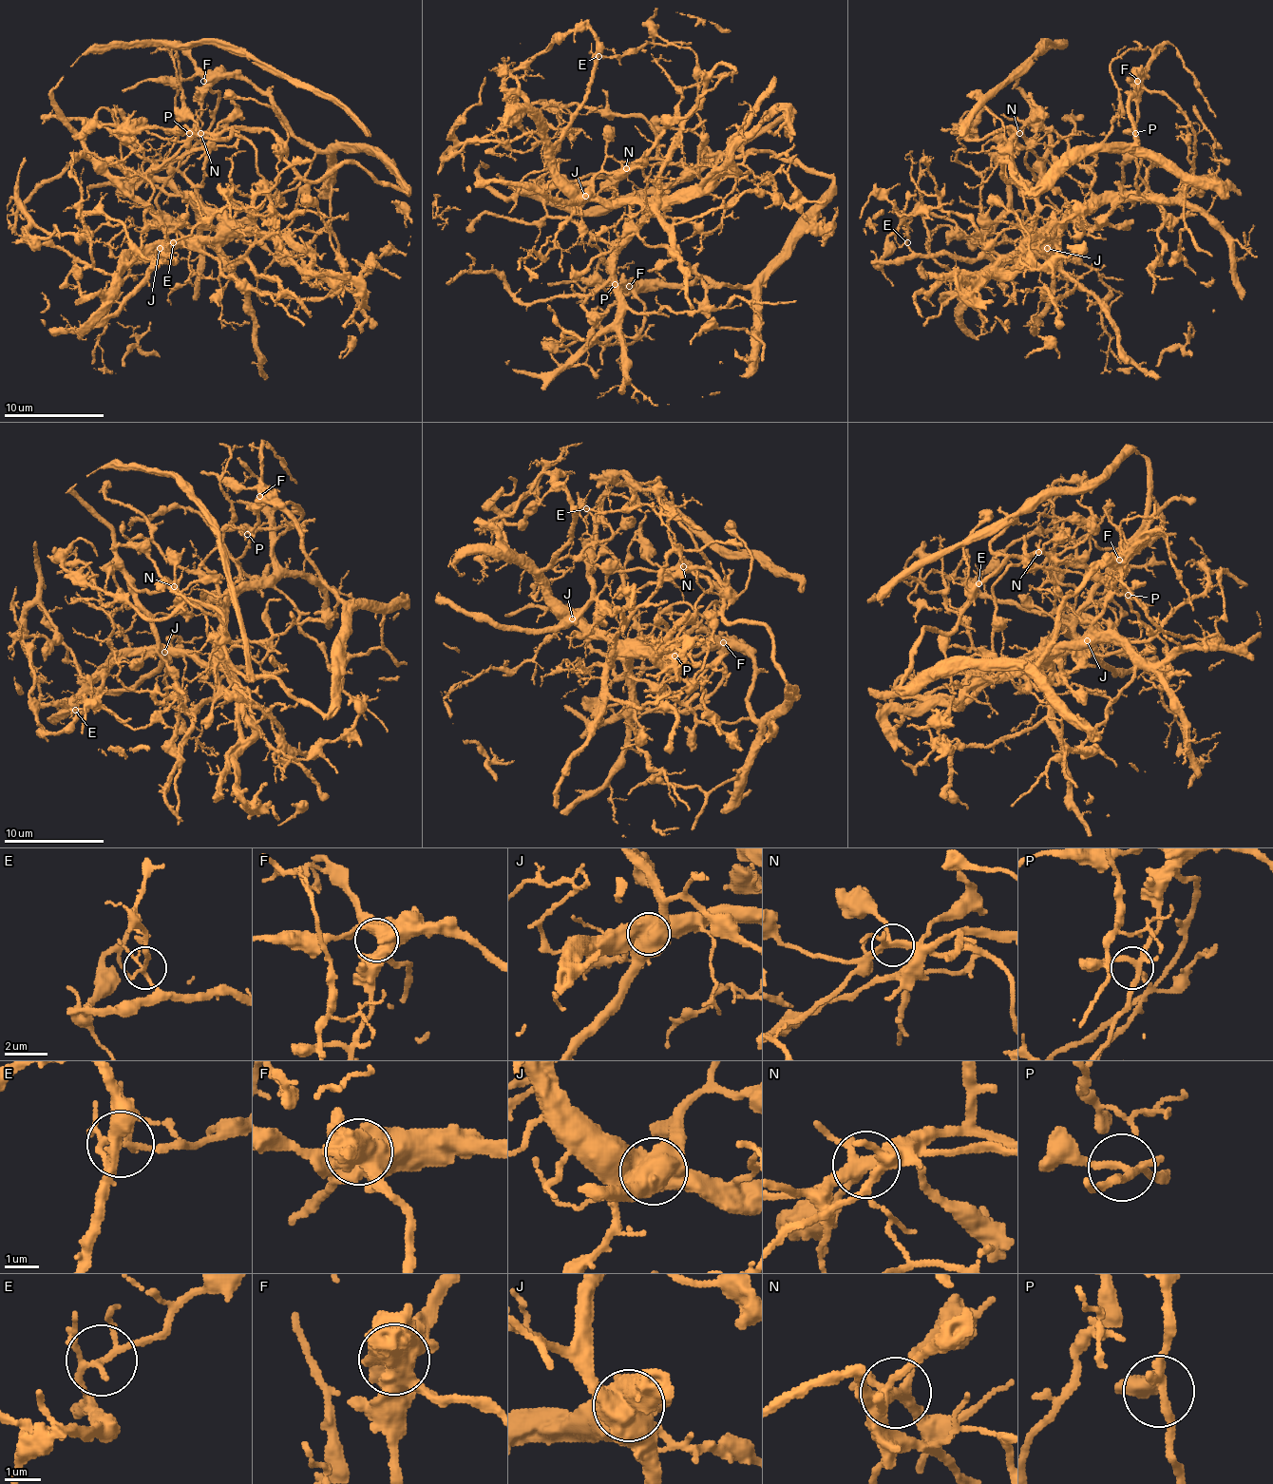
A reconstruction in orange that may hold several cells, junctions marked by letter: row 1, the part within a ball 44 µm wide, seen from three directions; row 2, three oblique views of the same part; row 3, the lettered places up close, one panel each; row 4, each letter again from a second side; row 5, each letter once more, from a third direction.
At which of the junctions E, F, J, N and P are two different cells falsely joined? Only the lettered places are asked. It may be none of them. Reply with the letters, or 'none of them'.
E, J, N

